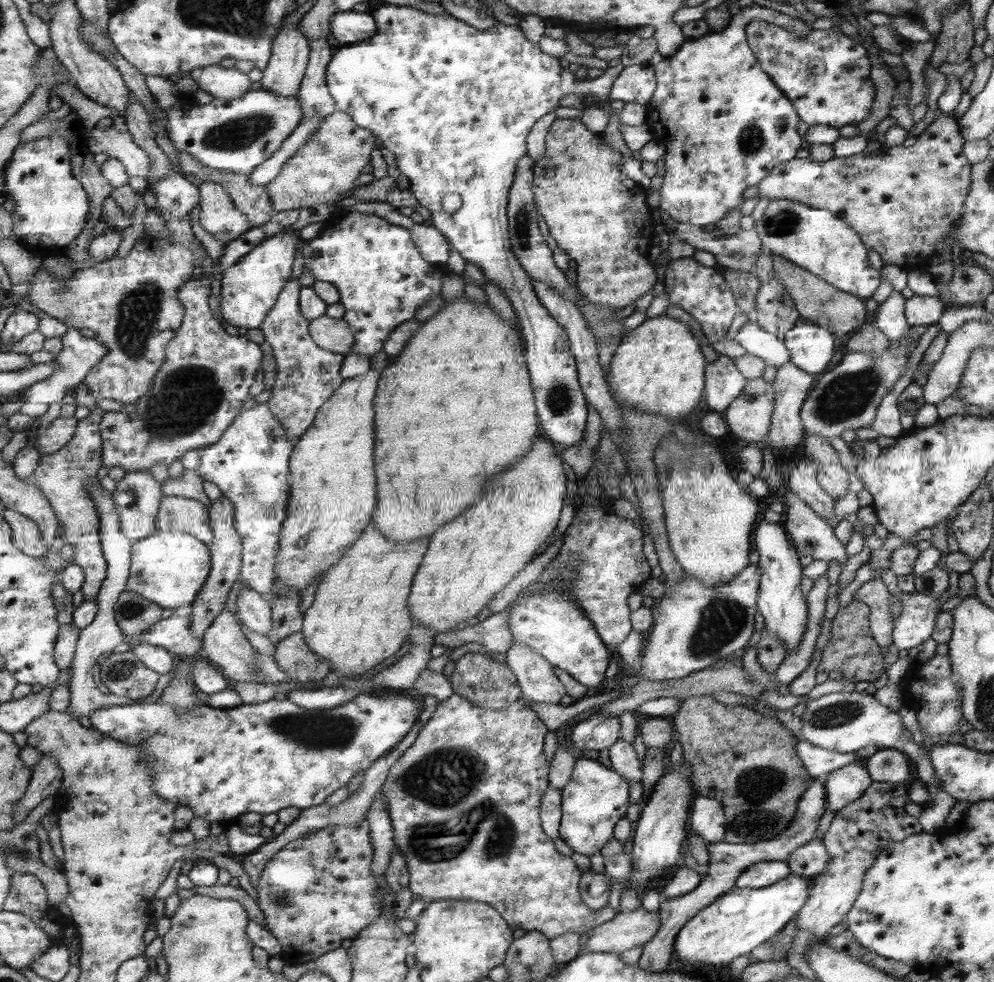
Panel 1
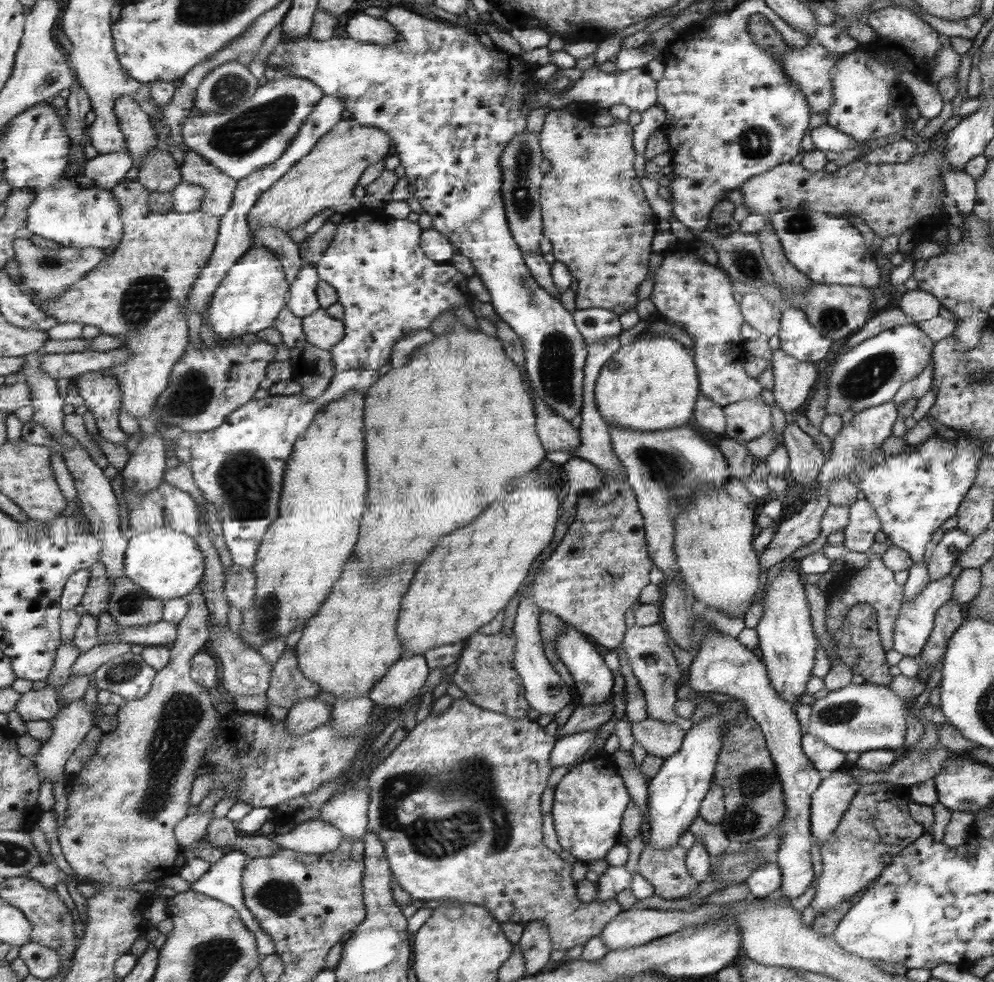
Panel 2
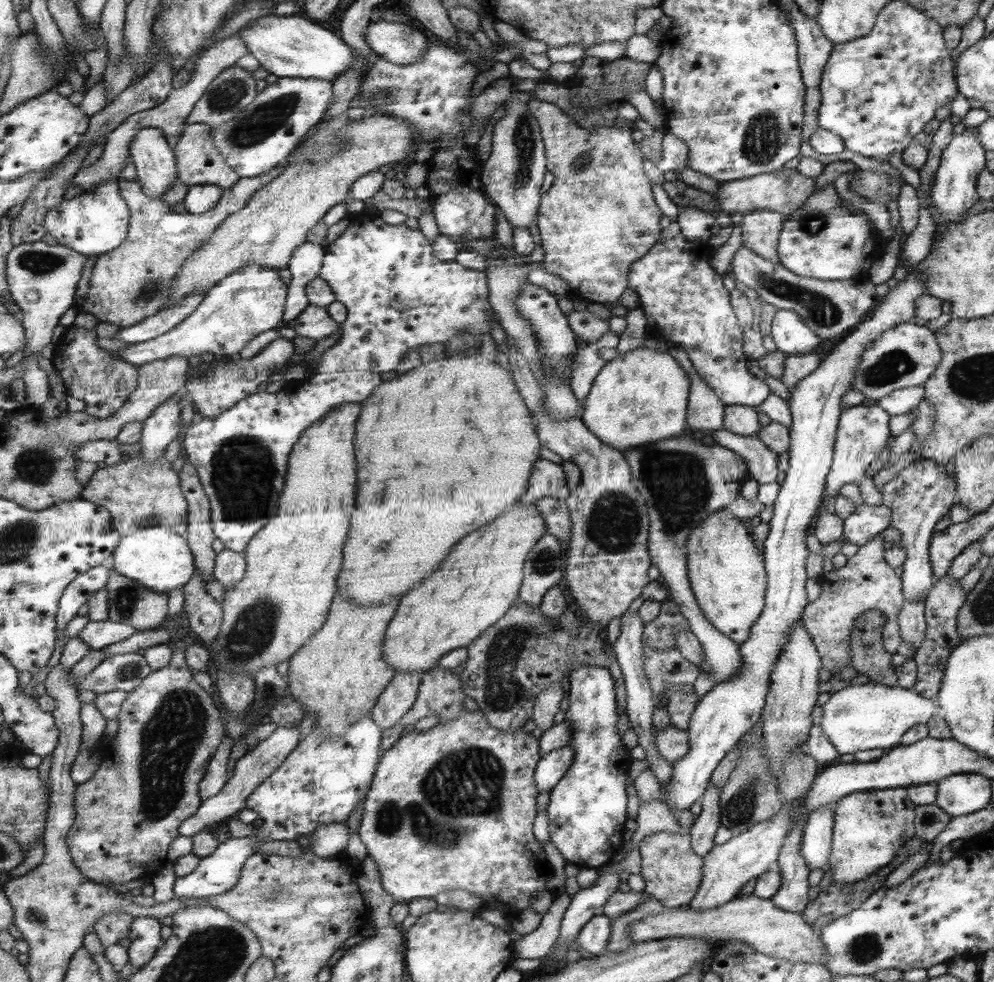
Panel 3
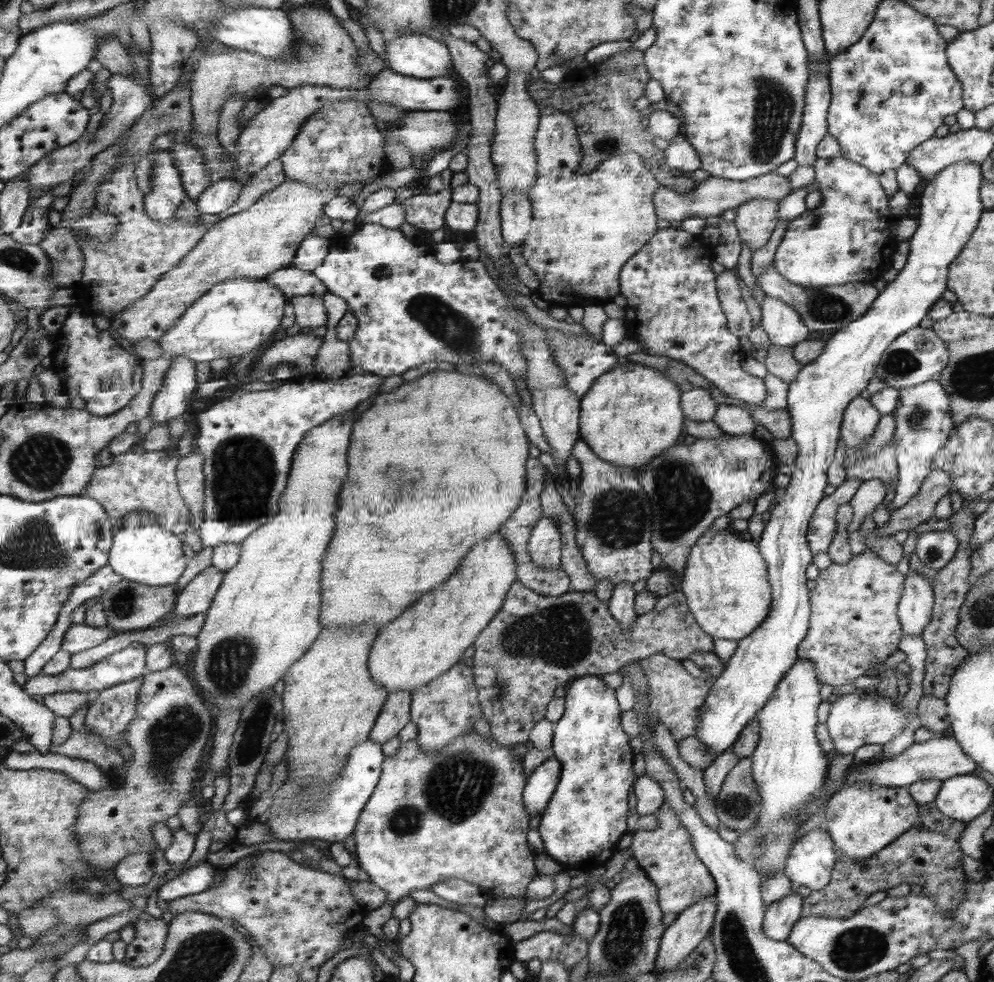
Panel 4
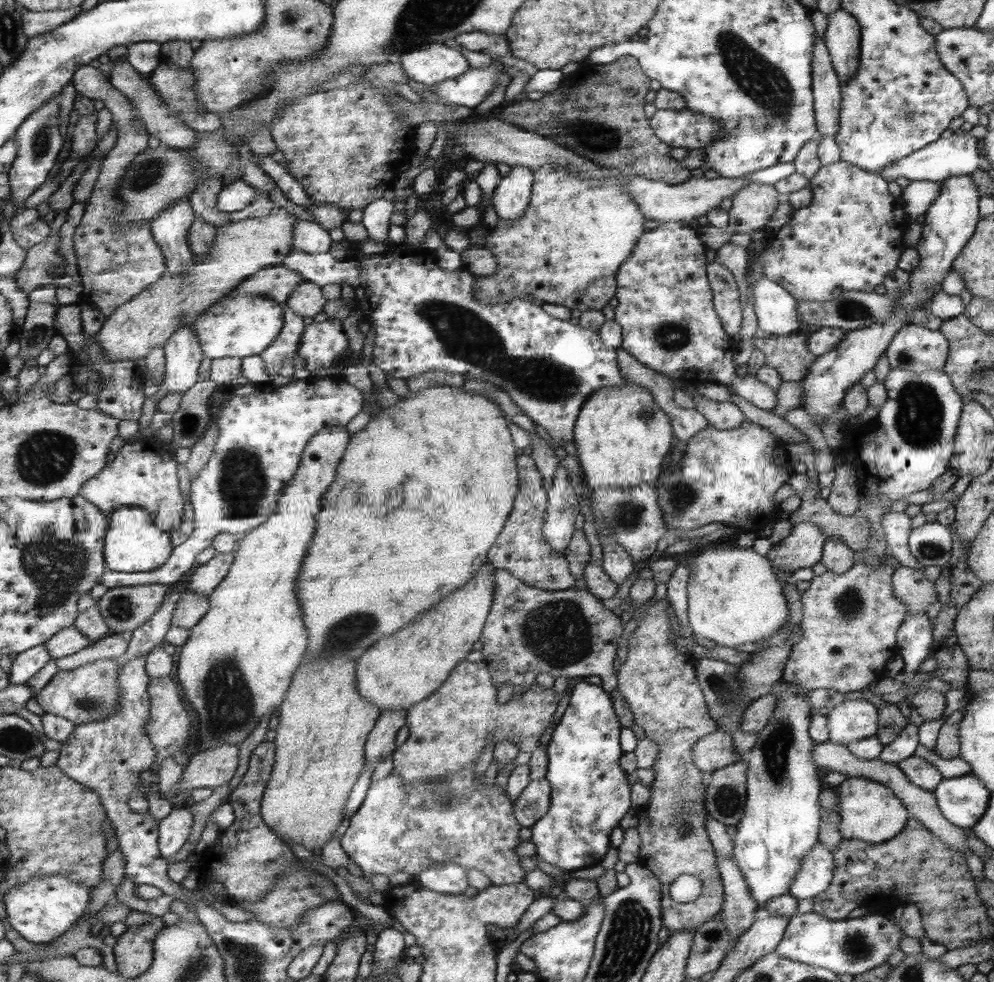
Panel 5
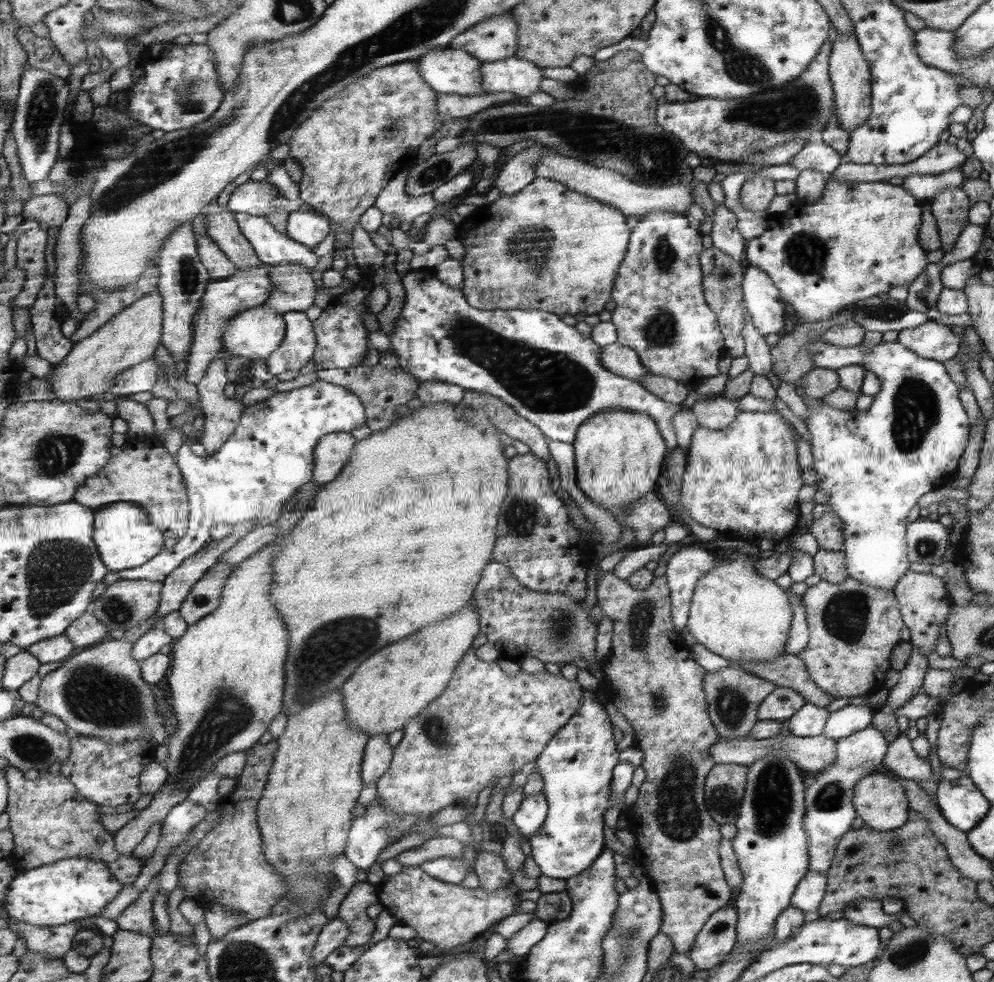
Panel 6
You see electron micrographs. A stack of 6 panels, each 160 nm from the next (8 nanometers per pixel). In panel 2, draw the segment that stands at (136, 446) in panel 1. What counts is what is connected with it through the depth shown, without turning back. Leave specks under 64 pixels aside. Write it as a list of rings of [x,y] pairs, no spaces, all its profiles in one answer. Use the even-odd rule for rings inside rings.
[[[257,340],[245,346],[238,341],[229,344],[217,343],[209,350],[201,342],[200,348],[190,346],[186,356],[175,365],[169,388],[160,396],[152,417],[157,426],[177,427],[181,432],[213,432],[226,423],[227,416],[247,404],[261,382],[267,378],[269,364],[275,361],[277,348],[269,342]],[[95,371],[73,377],[71,381],[85,399],[86,408],[95,415],[99,433],[107,440],[127,445],[133,450],[137,443],[129,439],[130,435],[124,434],[116,424],[123,407],[123,393],[116,376]]]

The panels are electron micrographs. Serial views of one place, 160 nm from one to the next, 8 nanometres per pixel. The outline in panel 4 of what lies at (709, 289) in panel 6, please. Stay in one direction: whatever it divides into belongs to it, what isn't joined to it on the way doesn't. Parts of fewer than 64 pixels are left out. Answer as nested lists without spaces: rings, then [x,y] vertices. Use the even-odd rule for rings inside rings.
[[[724,269],[716,276],[718,278],[719,305],[722,312],[726,314],[730,333],[741,339],[749,334],[752,323],[745,302],[741,298],[738,275],[735,269]]]

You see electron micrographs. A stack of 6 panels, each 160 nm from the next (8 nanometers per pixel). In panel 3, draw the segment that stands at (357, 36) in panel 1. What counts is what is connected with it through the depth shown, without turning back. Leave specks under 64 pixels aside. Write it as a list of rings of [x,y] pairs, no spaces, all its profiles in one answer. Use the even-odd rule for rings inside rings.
[[[381,18],[367,25],[366,37],[368,45],[372,48],[374,54],[385,57],[391,64],[413,64],[422,58],[428,48],[428,39],[421,31],[419,32],[415,28],[403,23],[385,21]]]

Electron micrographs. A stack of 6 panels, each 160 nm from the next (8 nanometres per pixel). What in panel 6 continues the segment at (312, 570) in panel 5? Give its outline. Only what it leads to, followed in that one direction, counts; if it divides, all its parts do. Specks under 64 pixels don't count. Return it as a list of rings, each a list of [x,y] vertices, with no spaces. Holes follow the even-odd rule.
[[[462,401],[459,404],[440,402],[430,406],[422,405],[418,411],[411,411],[409,416],[397,418],[391,427],[371,433],[367,440],[357,441],[350,463],[333,482],[322,486],[316,496],[315,506],[304,514],[294,530],[276,548],[270,597],[279,608],[279,612],[283,612],[283,620],[287,620],[287,628],[291,628],[291,652],[287,656],[286,695],[284,696],[284,713],[288,717],[301,712],[318,698],[340,690],[355,674],[355,670],[367,660],[367,656],[375,654],[377,650],[381,650],[391,642],[409,636],[411,632],[417,632],[419,628],[449,618],[451,614],[461,611],[470,602],[474,588],[482,576],[481,570],[491,560],[491,548],[494,548],[497,538],[498,512],[508,492],[508,472],[505,472],[508,468],[505,468],[505,458],[501,456],[503,446],[499,444],[497,436],[499,434],[495,432],[497,429],[490,418],[485,417],[480,411],[471,409]]]

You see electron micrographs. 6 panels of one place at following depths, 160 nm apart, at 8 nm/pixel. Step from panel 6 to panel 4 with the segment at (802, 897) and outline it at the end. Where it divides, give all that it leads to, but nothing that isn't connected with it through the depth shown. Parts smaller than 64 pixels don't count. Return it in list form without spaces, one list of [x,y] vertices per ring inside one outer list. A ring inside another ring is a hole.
[[[821,826],[803,834],[787,855],[783,874],[807,890],[821,890],[829,882],[835,864],[833,848],[829,834]]]

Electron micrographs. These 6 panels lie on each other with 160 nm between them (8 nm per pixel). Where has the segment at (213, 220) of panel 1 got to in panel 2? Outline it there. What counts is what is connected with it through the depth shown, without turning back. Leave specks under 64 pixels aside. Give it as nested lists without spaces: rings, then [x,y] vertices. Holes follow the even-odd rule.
[[[191,149],[180,167],[184,182],[207,189],[202,209],[222,218],[233,206],[239,181],[210,163],[202,154]]]

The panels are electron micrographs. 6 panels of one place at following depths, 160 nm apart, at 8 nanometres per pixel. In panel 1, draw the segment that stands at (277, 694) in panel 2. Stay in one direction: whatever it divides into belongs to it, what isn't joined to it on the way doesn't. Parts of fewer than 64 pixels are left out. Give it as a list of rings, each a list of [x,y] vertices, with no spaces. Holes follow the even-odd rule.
[[[302,631],[296,632],[276,644],[274,659],[279,668],[288,673],[291,682],[311,684],[321,682],[333,671],[330,662],[317,656]]]

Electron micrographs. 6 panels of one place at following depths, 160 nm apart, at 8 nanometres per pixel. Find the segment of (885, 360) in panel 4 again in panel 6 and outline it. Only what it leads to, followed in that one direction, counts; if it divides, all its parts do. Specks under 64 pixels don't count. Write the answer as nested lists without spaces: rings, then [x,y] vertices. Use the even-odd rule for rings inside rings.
[[[929,321],[916,328],[899,331],[896,341],[919,358],[942,363],[958,355],[959,339],[959,332],[947,328],[943,322]]]

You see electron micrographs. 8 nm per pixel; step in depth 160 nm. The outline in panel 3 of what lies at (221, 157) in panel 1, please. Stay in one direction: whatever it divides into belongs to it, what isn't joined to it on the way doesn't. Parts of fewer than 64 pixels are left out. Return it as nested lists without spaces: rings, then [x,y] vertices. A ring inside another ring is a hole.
[[[279,78],[267,86],[237,118],[218,126],[214,130],[213,140],[222,152],[225,160],[238,172],[241,178],[253,178],[273,171],[291,156],[303,142],[308,133],[318,125],[333,106],[336,92],[334,82],[319,79]]]

